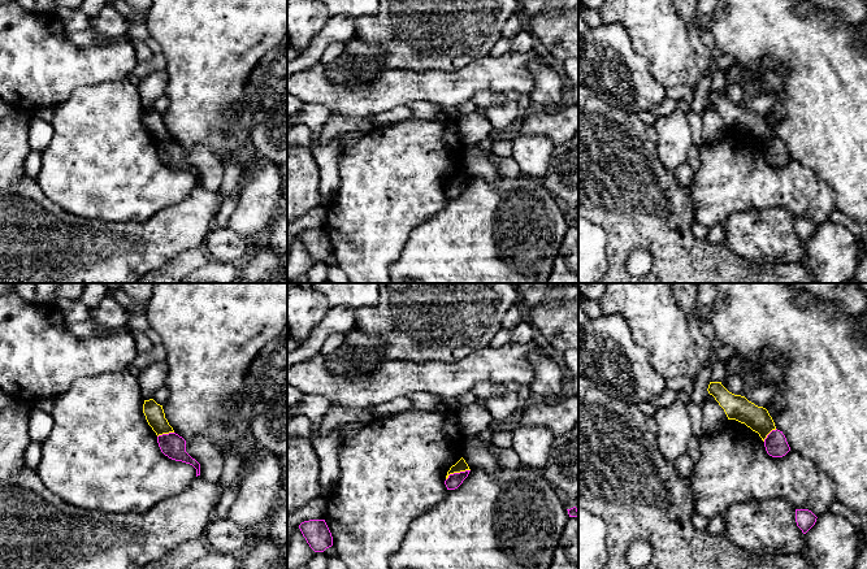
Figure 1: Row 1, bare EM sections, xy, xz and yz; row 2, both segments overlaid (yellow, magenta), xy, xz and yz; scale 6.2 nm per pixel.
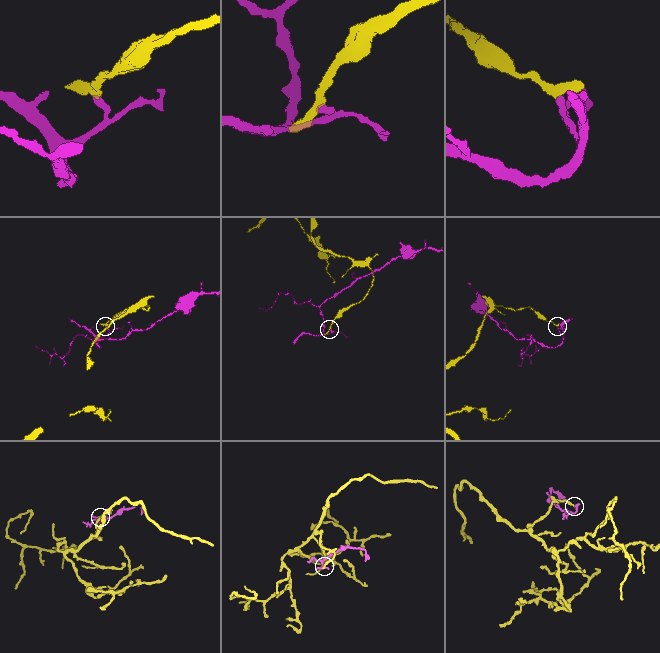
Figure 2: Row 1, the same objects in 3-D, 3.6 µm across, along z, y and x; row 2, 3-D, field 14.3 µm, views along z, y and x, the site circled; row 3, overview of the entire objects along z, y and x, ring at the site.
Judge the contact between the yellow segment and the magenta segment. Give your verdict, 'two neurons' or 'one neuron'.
two neurons

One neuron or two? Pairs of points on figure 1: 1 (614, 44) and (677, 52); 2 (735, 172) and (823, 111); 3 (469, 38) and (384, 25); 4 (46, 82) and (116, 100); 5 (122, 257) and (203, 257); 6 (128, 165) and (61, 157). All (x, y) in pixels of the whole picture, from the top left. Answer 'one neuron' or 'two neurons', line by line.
1: two neurons
2: two neurons
3: one neuron
4: two neurons
5: two neurons
6: one neuron

